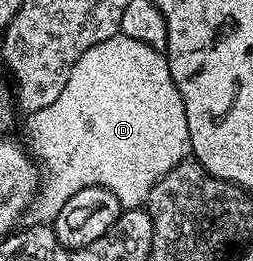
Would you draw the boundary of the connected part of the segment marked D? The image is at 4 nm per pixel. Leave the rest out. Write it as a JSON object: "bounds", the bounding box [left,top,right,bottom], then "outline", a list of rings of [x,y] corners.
{"bounds":[25,33,191,226],"outline":[[[121,33],[114,34],[109,40],[101,40],[101,44],[93,44],[93,48],[89,48],[89,52],[85,52],[81,56],[81,60],[77,60],[77,64],[73,64],[73,68],[69,72],[69,80],[65,80],[65,88],[61,92],[61,96],[57,96],[57,100],[53,100],[53,104],[49,104],[49,108],[34,111],[28,118],[31,118],[27,122],[27,138],[31,141],[29,150],[42,166],[41,185],[38,189],[38,195],[25,213],[25,222],[29,226],[46,226],[54,223],[57,212],[61,212],[61,208],[65,208],[65,200],[69,200],[69,196],[81,192],[81,188],[86,186],[96,186],[113,192],[113,196],[117,196],[117,200],[122,204],[124,210],[140,209],[146,203],[151,189],[174,166],[184,162],[188,155],[191,154],[189,124],[185,116],[185,104],[183,103],[181,92],[169,72],[166,53],[149,48],[149,44],[141,44],[141,40],[129,40],[129,36]]]}

